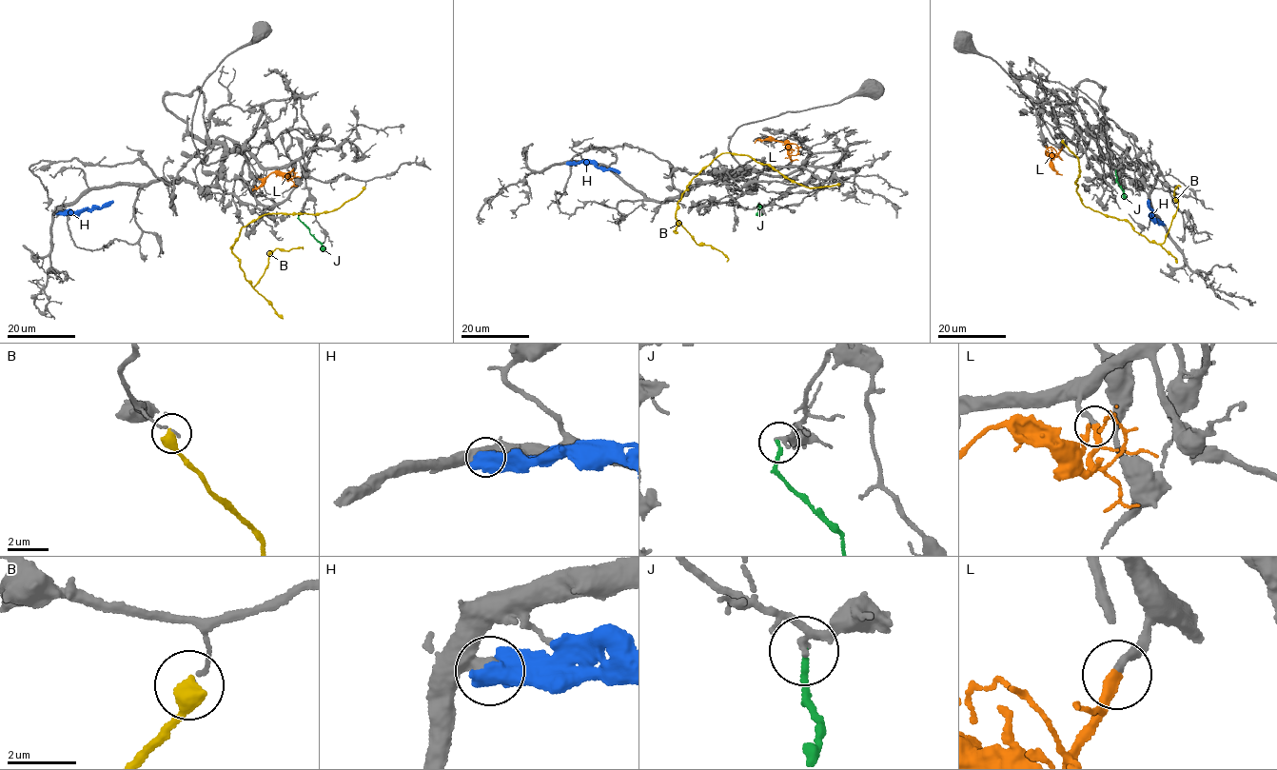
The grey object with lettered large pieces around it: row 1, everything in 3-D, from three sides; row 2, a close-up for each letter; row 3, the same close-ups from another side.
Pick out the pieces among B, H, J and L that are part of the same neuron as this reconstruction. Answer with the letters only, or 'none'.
L

